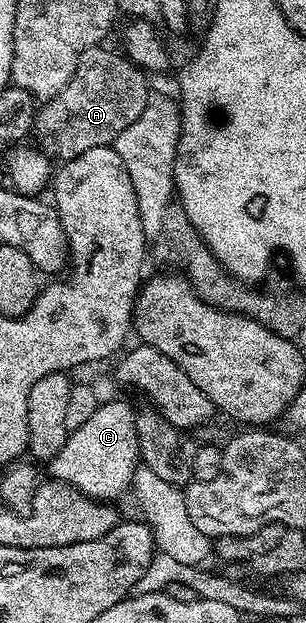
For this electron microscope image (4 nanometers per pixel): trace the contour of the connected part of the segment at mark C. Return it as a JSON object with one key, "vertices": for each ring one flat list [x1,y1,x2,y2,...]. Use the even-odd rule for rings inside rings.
{"vertices":[[125,401,102,402,98,409,94,411,92,417,81,425,80,429,70,432,67,436,65,445,57,457,50,460,49,467,58,482,69,483,77,488,83,495,91,499,100,501,115,501,119,495,127,493,130,488,132,477,135,476,135,470,139,466,141,459,139,453,139,438,136,429,137,413,134,406,131,407]]}

